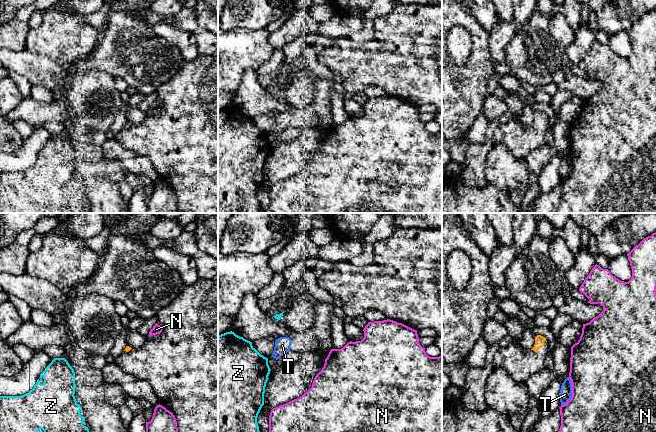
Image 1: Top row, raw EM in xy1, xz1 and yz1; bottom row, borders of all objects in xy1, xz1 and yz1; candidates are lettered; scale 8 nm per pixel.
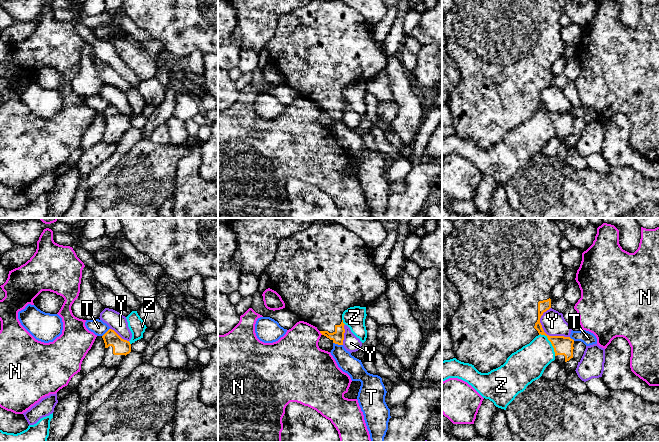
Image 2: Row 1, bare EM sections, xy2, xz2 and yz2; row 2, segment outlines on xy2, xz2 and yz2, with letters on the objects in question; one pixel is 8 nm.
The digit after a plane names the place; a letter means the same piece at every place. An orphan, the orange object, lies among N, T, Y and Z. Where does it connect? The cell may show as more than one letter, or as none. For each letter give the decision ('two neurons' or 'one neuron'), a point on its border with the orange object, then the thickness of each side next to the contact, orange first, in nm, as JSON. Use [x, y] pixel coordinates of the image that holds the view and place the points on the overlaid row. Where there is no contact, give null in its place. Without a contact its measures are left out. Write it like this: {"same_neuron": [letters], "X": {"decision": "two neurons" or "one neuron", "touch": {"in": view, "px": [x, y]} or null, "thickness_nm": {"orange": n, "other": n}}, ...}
{"same_neuron": [], "N": {"decision": "two neurons", "touch": {"in": "xz2", "px": [321, 333]}, "thickness_nm": {"orange": 100, "other": 360}}, "T": {"decision": "two neurons", "touch": {"in": "xz2", "px": [338, 344]}, "thickness_nm": {"orange": 100, "other": 150}}, "Y": {"decision": "two neurons", "touch": {"in": "yz2", "px": [548, 335]}, "thickness_nm": {"orange": 150, "other": 190}}, "Z": {"decision": "two neurons", "touch": {"in": "yz2", "px": [551, 343]}, "thickness_nm": {"orange": 150, "other": 280}}}

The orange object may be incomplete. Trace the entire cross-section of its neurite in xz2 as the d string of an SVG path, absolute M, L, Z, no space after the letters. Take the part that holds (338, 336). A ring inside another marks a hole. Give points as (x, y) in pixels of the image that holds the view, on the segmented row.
M323 220L315 221L309 228L280 240L275 257L264 272L269 275L268 288L281 296L286 309L296 314L300 321L315 326L322 335L338 345L343 345L344 340L343 312L354 306L366 307L385 294L388 287L387 278L375 266L365 242L343 226Z

